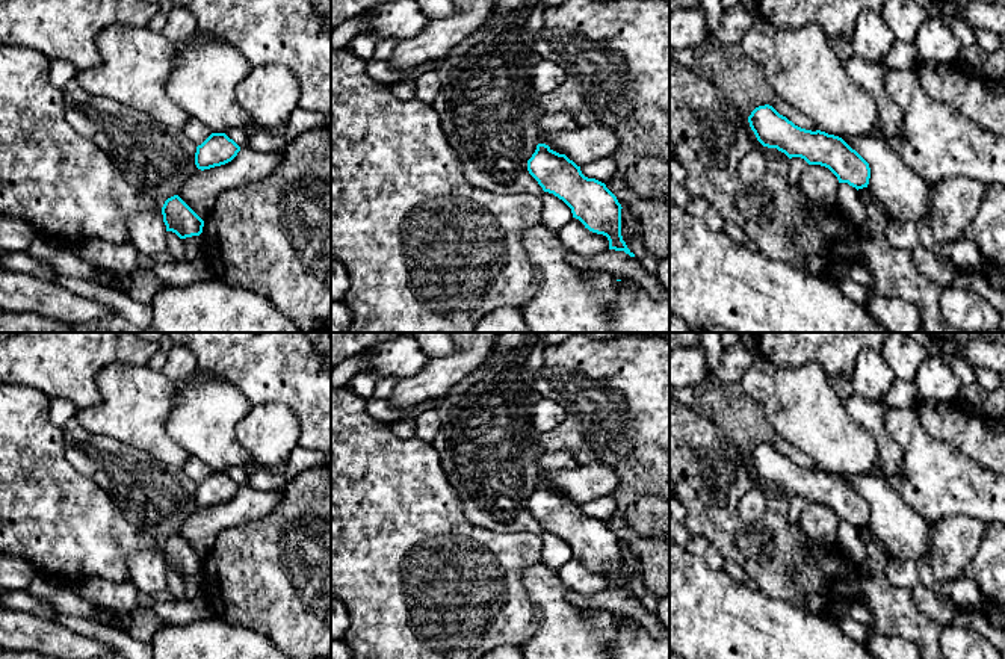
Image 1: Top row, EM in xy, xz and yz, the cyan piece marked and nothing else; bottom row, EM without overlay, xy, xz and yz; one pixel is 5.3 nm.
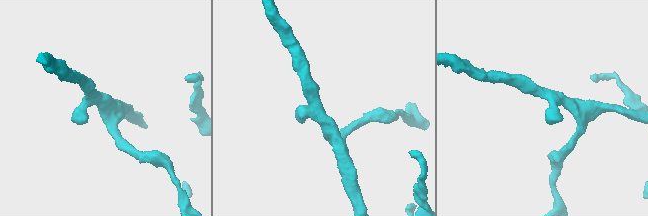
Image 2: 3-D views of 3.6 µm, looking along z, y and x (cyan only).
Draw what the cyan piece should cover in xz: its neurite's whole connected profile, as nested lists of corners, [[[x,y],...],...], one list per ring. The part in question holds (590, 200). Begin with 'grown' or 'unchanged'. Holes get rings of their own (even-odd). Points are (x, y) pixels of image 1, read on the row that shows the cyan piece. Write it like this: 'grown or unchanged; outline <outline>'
unchanged; outline [[[546,144],[537,145],[527,160],[527,171],[544,192],[564,201],[585,228],[606,236],[609,249],[635,257],[621,236],[623,207],[605,183],[585,177],[580,166]]]

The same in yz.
unchanged; outline [[[769,104],[756,107],[748,122],[763,147],[777,148],[789,159],[801,157],[809,165],[825,166],[839,183],[848,183],[857,190],[867,187],[869,163],[842,138],[801,128]]]

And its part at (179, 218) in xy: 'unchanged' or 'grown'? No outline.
unchanged

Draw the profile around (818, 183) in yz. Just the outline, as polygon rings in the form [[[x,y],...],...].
[[[807,163],[796,187],[813,206],[834,209],[837,204],[839,180],[825,166]]]

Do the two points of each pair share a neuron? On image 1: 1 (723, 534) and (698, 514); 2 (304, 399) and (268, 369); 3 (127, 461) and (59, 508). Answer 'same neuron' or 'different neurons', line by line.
1: same neuron
2: same neuron
3: different neurons

